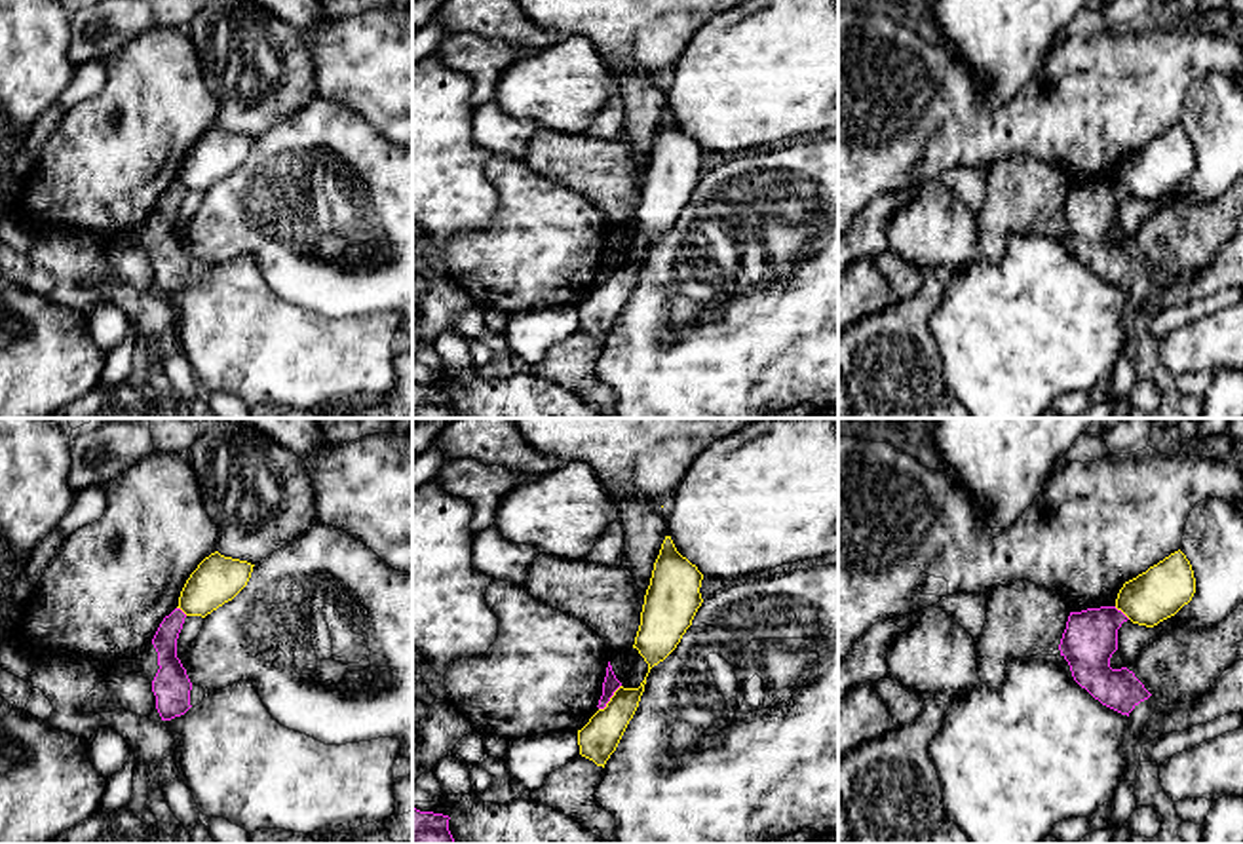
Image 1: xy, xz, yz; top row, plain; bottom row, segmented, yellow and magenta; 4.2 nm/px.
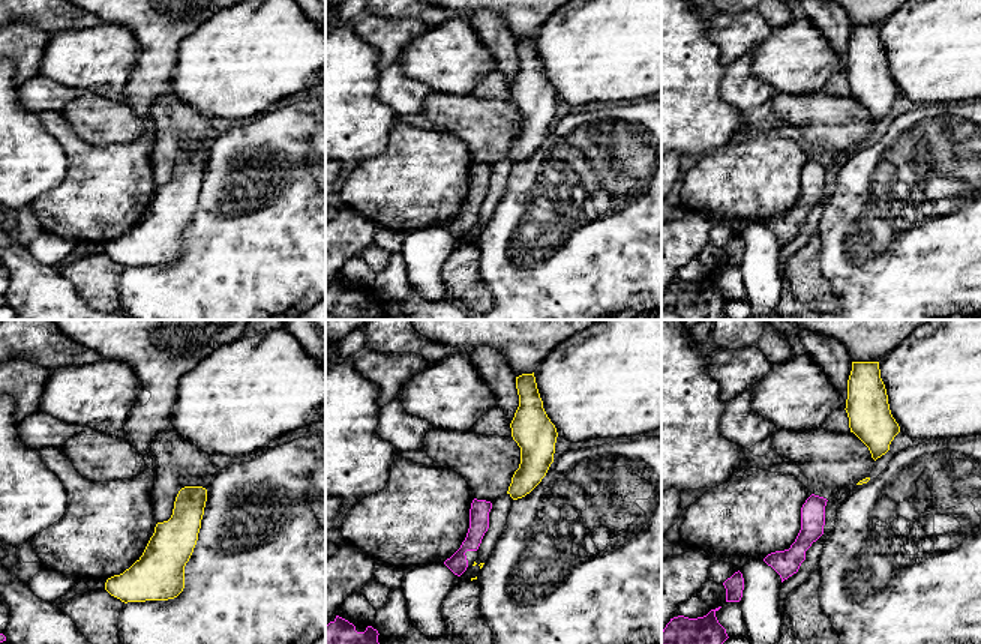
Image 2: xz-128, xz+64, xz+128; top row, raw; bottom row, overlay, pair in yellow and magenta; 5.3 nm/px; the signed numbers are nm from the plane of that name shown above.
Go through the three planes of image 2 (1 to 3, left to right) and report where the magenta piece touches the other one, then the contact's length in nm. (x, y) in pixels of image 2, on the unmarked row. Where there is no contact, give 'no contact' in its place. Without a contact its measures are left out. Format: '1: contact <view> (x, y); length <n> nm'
1: no contact
2: no contact
3: no contact

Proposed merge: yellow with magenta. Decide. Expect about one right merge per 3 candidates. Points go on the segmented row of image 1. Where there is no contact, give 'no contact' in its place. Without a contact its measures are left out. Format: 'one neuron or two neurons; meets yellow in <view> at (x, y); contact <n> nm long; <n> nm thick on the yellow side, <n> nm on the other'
two neurons; meets yellow in xz at (611, 698); contact 140 nm long; 170 nm thick on the yellow side, 70 nm on the other

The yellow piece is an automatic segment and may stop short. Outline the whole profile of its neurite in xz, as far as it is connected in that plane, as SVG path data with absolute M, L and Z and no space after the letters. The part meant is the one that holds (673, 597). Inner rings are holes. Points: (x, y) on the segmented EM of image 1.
M665 536L654 563L633 644L648 663L648 673L677 648L692 625L703 603L701 580L703 574L698 566L677 551L671 536Z

